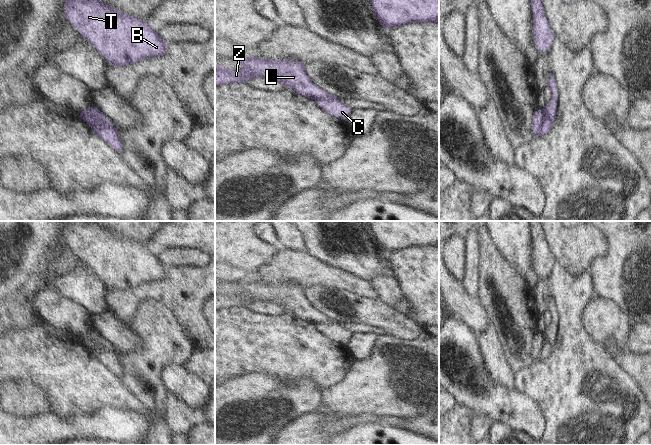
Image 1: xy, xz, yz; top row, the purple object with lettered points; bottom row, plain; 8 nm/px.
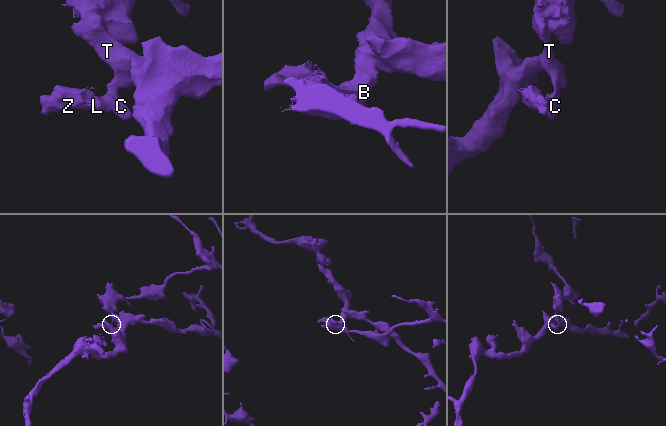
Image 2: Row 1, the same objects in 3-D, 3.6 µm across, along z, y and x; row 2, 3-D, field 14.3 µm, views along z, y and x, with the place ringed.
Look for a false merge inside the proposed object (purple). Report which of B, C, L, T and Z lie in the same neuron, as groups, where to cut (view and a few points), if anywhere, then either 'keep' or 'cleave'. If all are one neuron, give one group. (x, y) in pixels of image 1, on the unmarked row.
B C T / L Z; cut in yz along (543, 333), (543, 348), (537, 359); cleave

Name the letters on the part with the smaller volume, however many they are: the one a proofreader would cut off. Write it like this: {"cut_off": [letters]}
{"cut_off": ["L", "Z"]}

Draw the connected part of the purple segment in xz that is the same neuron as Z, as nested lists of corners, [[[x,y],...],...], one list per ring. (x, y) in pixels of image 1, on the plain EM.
[[[249,279],[239,285],[245,291],[241,295],[220,290],[215,286],[215,311],[232,307],[248,308],[255,301],[269,301],[285,311],[291,311],[302,321],[315,324],[338,323],[315,309],[299,284],[272,284]]]

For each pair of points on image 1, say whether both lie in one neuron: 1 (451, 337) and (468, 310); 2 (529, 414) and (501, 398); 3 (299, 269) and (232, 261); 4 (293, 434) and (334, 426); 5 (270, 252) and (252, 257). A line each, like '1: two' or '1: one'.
1: two
2: one
3: two
4: one
5: one

